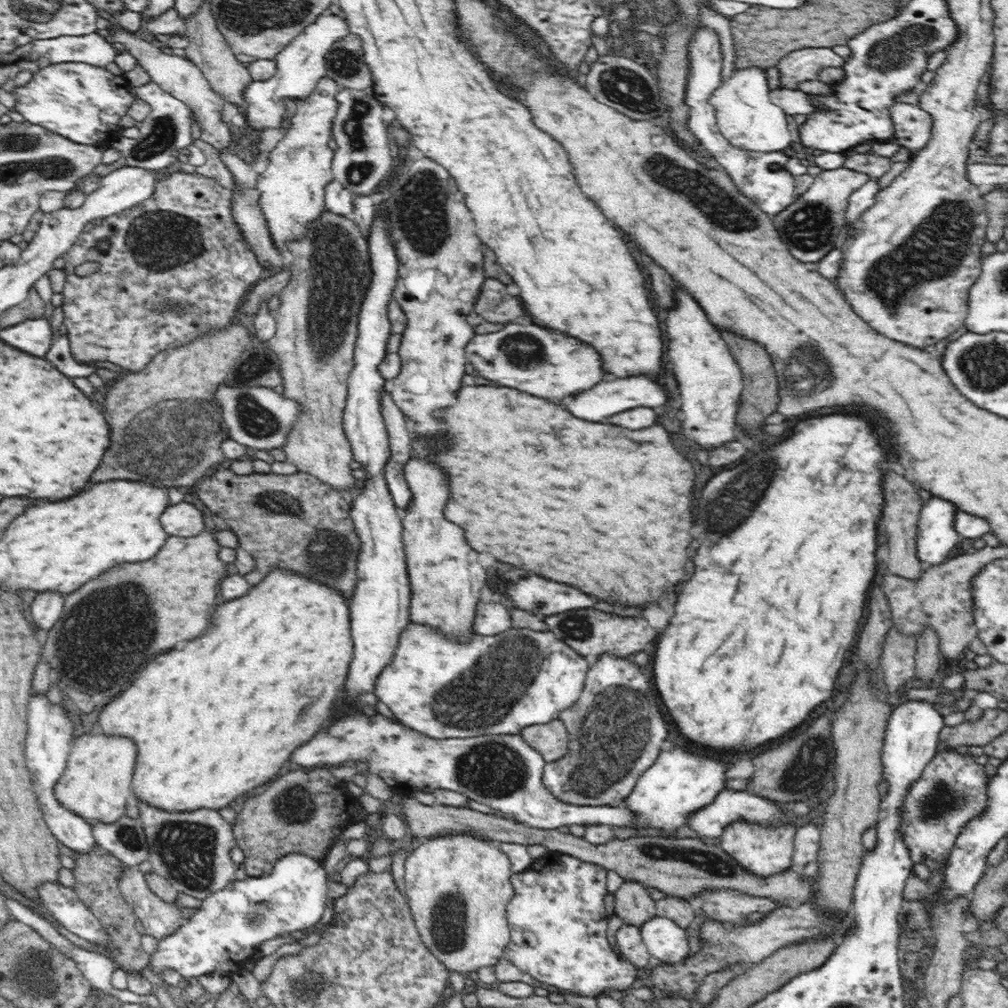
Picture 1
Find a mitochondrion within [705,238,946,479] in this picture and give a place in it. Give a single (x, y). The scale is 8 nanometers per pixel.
(808, 372)

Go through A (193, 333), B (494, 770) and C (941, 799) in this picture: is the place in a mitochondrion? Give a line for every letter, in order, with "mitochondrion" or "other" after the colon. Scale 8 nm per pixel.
A: other
B: mitochondrion
C: mitochondrion

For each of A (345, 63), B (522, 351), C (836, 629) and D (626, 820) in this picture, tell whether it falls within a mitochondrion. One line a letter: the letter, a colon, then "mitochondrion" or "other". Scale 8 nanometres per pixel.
A: mitochondrion
B: mitochondrion
C: mitochondrion
D: other

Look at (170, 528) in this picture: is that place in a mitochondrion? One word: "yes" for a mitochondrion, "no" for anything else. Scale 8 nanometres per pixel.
no

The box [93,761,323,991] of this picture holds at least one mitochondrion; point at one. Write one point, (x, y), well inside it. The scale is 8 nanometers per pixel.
(186, 850)

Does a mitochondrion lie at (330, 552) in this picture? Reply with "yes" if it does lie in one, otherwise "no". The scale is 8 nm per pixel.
yes

